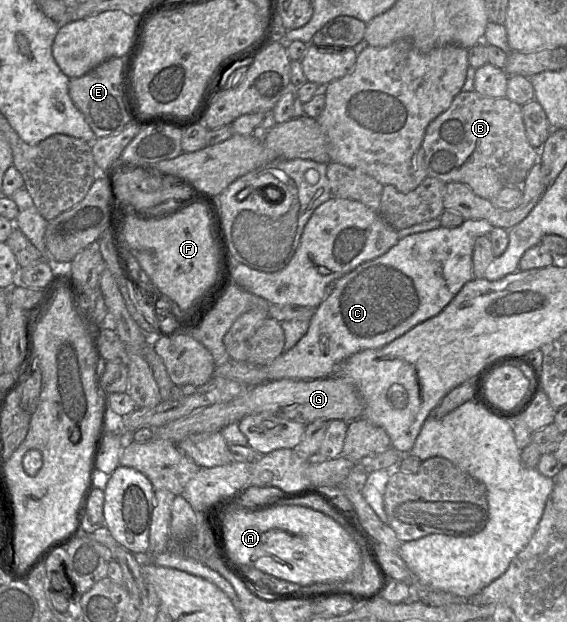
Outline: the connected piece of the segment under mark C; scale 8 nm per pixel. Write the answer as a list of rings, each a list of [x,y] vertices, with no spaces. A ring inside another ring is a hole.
[[[468,219],[456,228],[440,226],[400,238],[383,255],[360,264],[331,284],[327,296],[315,308],[304,336],[272,362],[257,366],[264,369],[268,380],[325,378],[332,376],[336,366],[350,356],[391,343],[416,325],[438,315],[463,285],[473,279],[472,254],[475,240],[480,236],[488,236],[493,228],[485,220]]]

